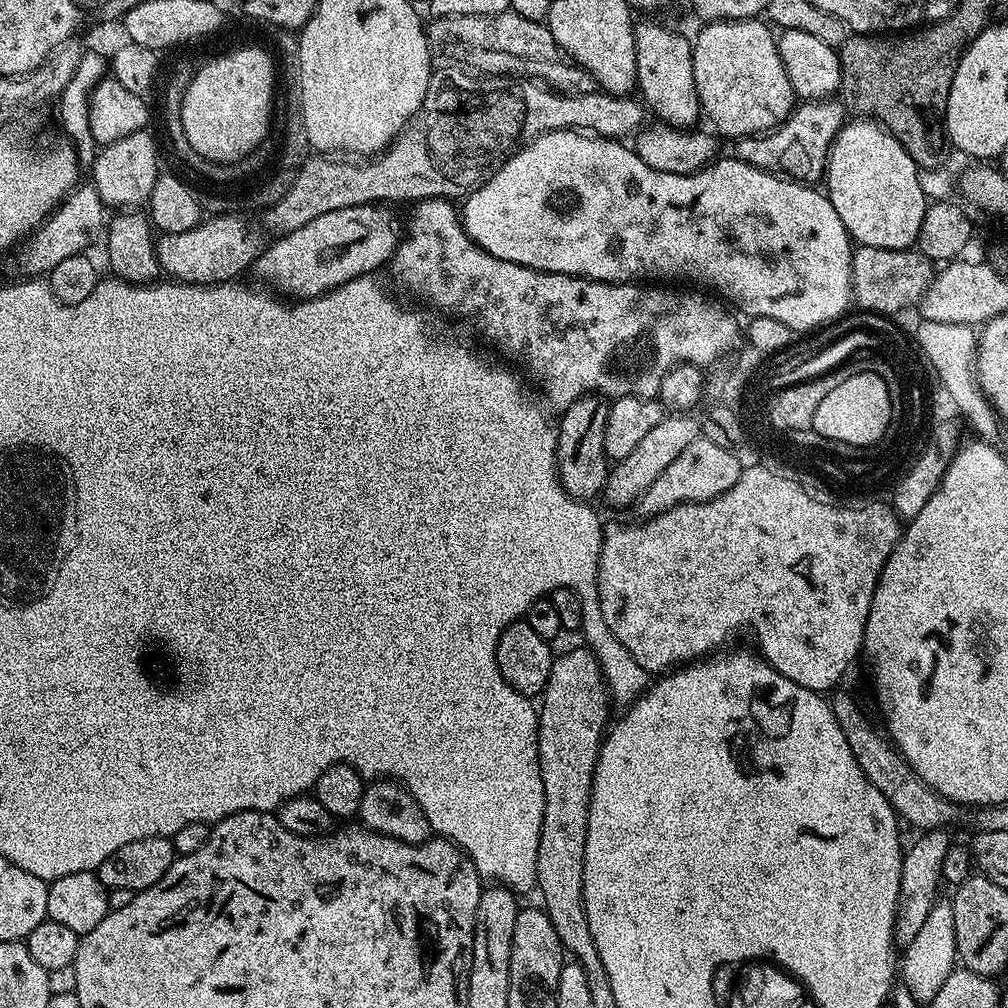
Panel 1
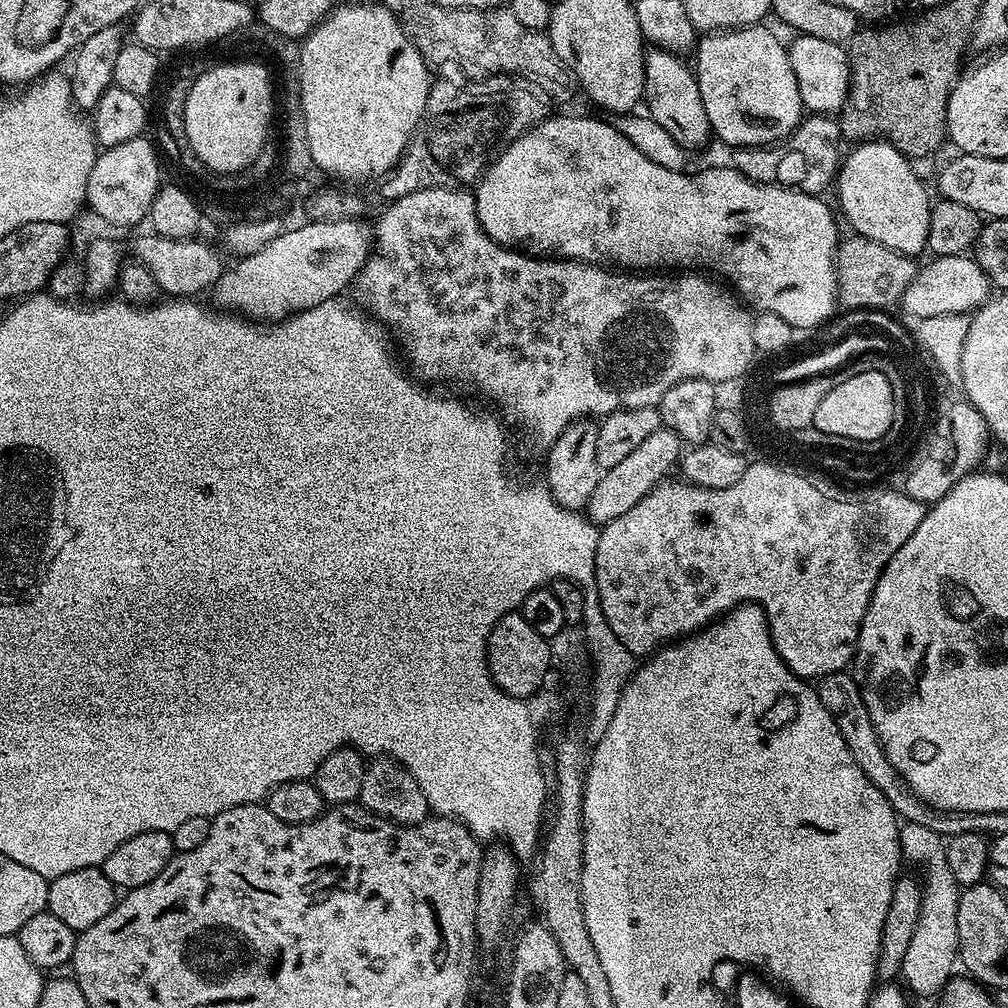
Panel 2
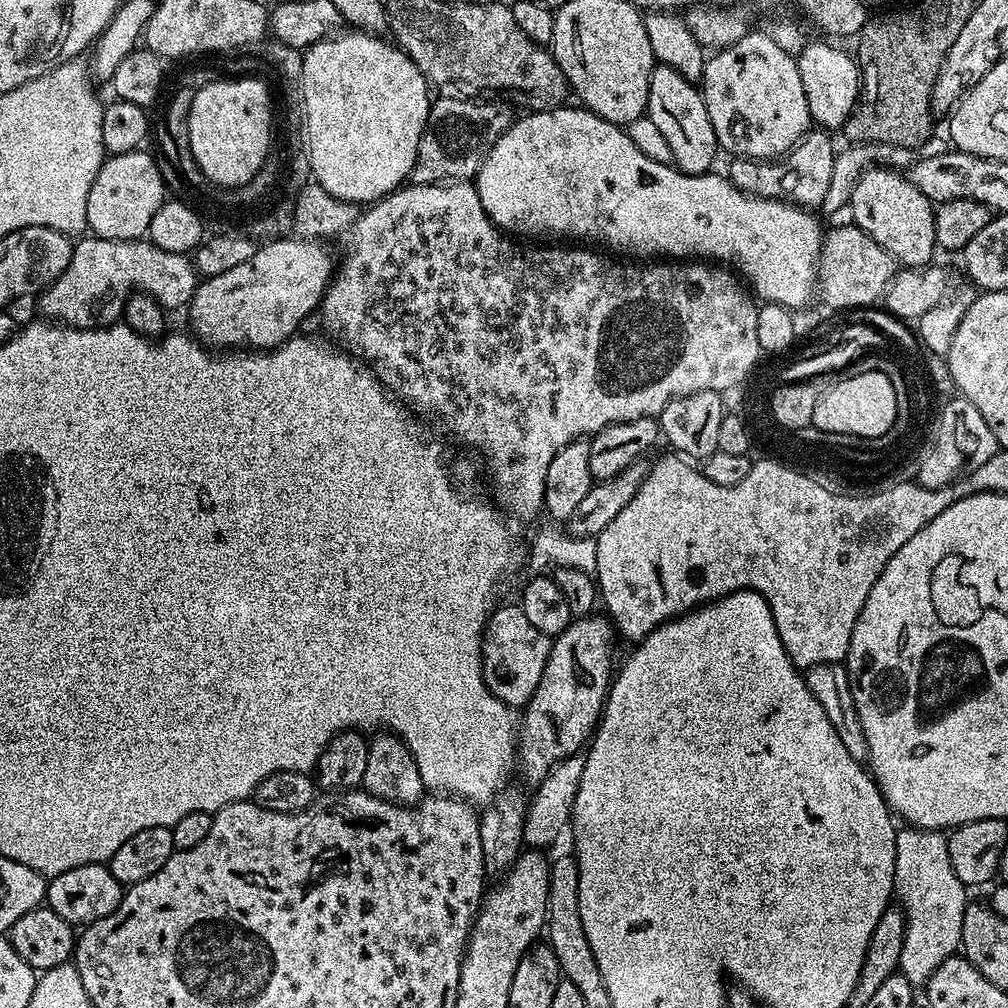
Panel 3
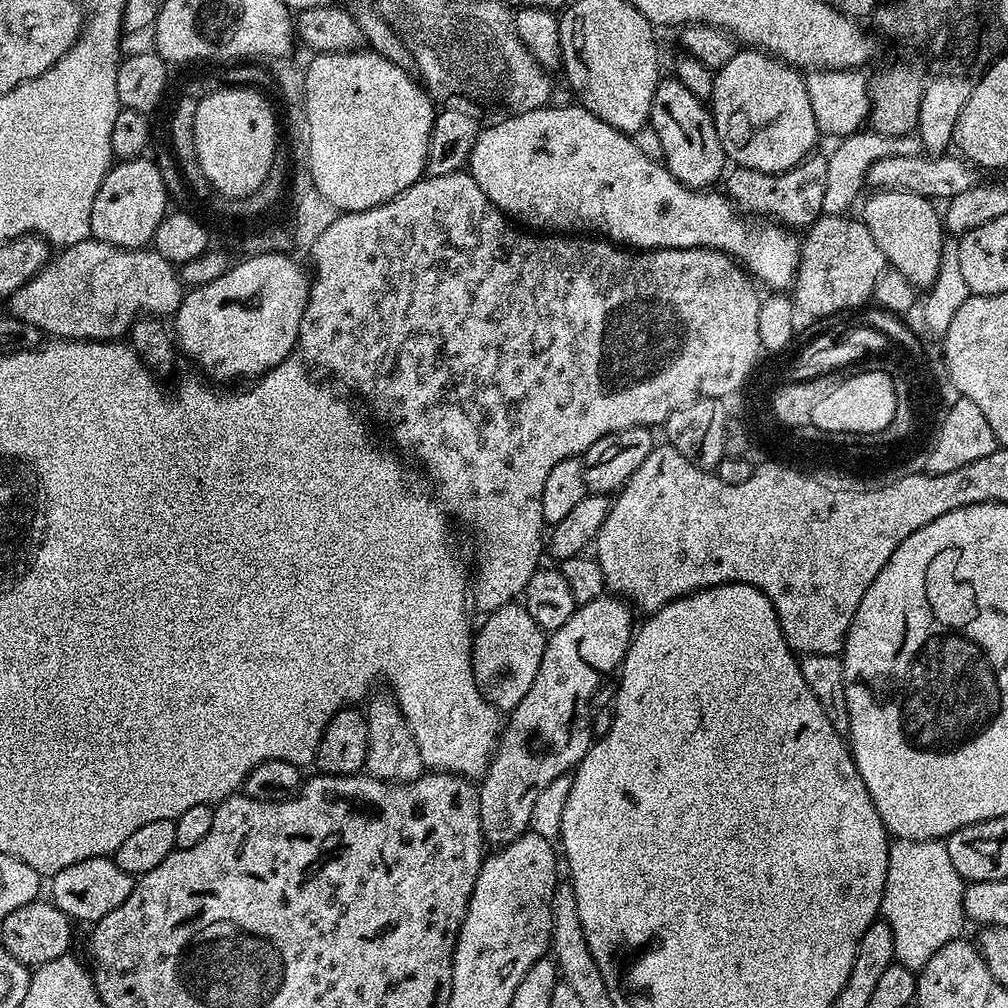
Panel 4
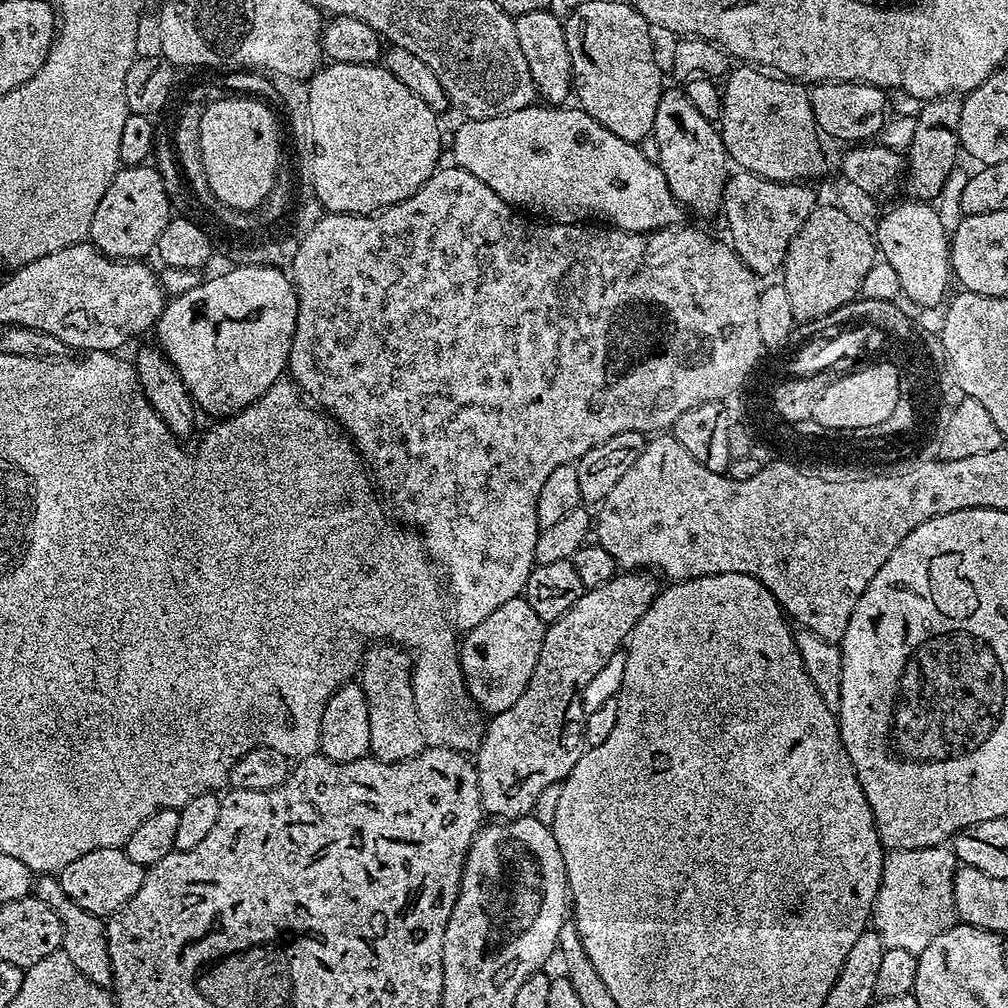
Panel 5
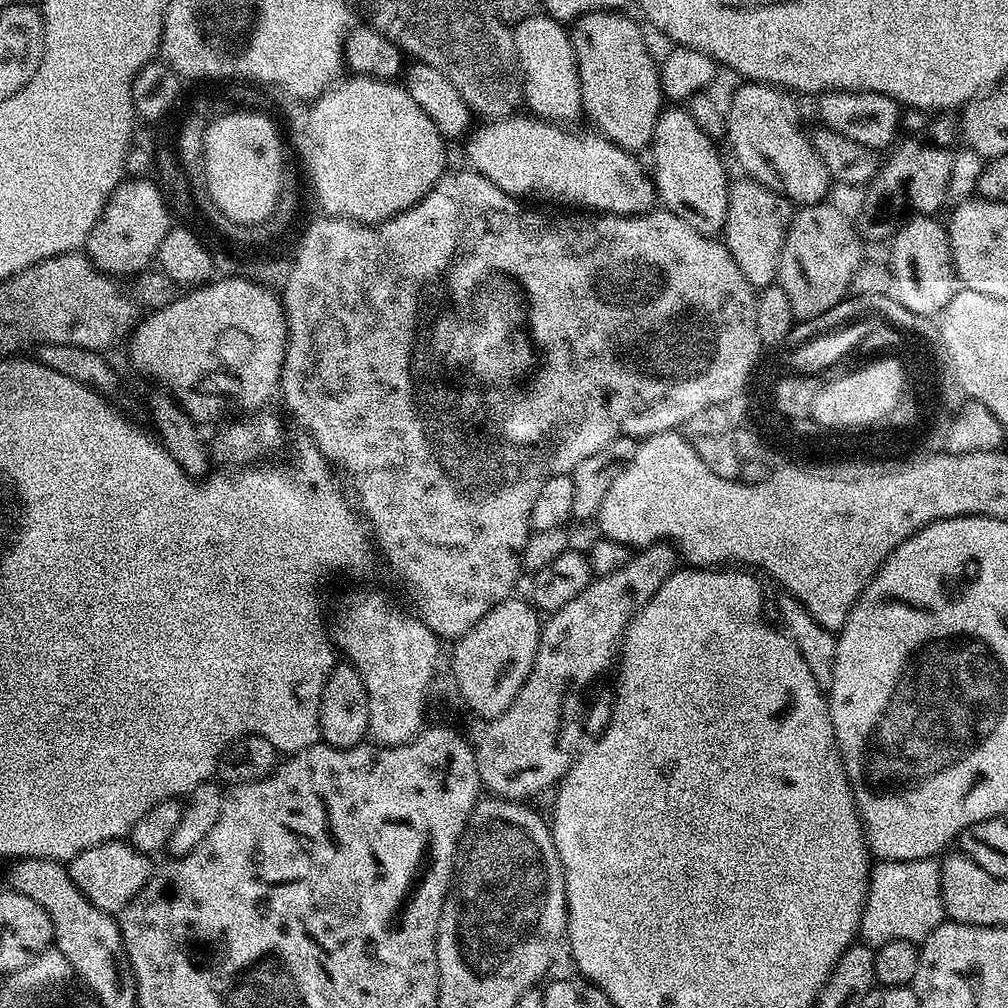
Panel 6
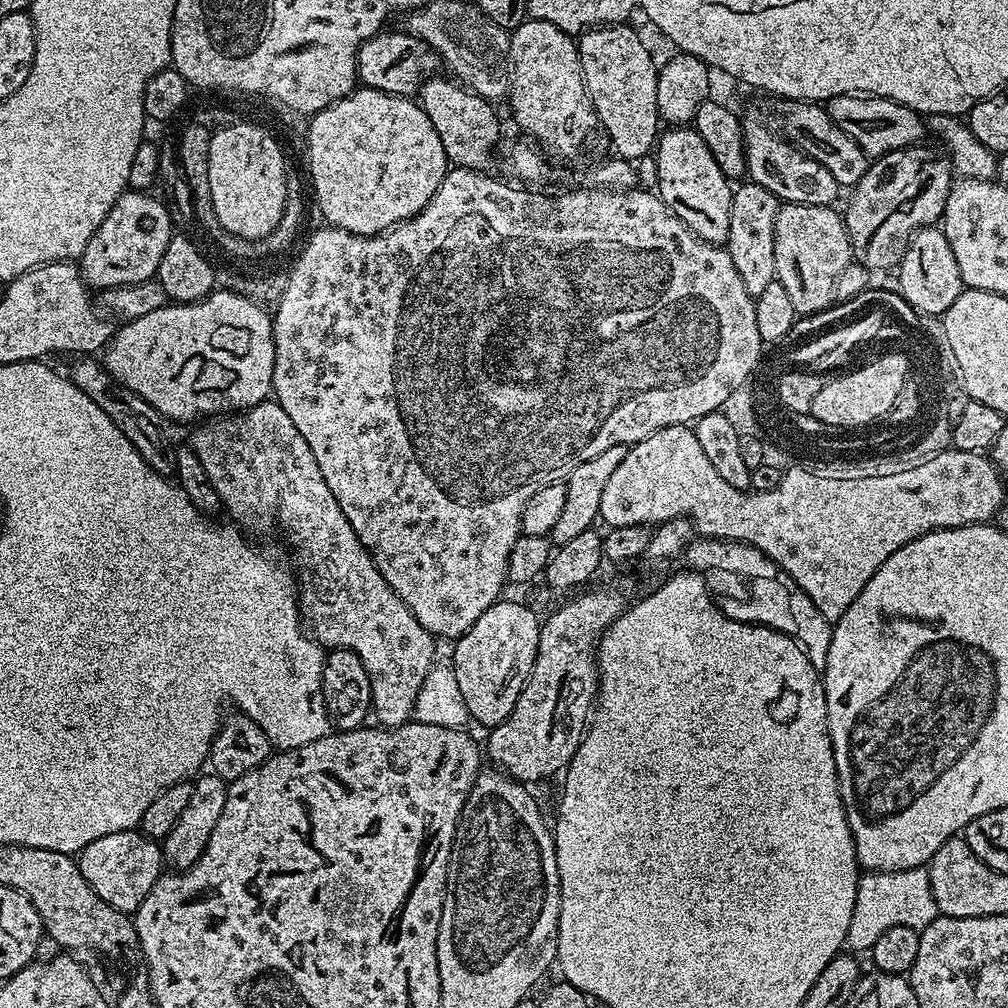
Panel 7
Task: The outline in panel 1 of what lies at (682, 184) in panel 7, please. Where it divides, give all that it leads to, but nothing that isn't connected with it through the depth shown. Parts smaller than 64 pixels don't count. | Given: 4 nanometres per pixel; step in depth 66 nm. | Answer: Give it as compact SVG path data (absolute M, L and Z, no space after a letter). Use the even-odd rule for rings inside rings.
M644 18L635 25L634 54L638 62L636 88L646 105L647 111L656 115L657 121L669 128L691 129L696 119L701 119L700 99L694 86L692 65L692 40L682 33L659 24L656 18Z

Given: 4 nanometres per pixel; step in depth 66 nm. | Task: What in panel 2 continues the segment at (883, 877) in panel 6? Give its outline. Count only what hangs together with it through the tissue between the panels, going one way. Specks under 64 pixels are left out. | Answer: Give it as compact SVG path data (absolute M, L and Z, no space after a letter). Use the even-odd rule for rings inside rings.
M907 822L900 824L900 850L903 859L924 860L928 867L928 877L923 877L922 880L924 897L918 914L918 926L914 930L914 938L910 938L906 958L902 958L900 967L900 976L912 996L935 997L953 975L952 967L956 968L958 964L957 911L962 886L956 881L954 874L950 874L945 847L945 841L934 830Z

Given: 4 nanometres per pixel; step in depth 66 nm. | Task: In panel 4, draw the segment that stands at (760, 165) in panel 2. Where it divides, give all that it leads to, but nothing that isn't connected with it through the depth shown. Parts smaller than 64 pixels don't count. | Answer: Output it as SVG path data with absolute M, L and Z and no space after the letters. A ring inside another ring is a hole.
M813 154L801 164L785 172L759 172L749 168L732 166L723 177L723 191L745 217L763 218L789 229L807 229L823 213L828 156Z

